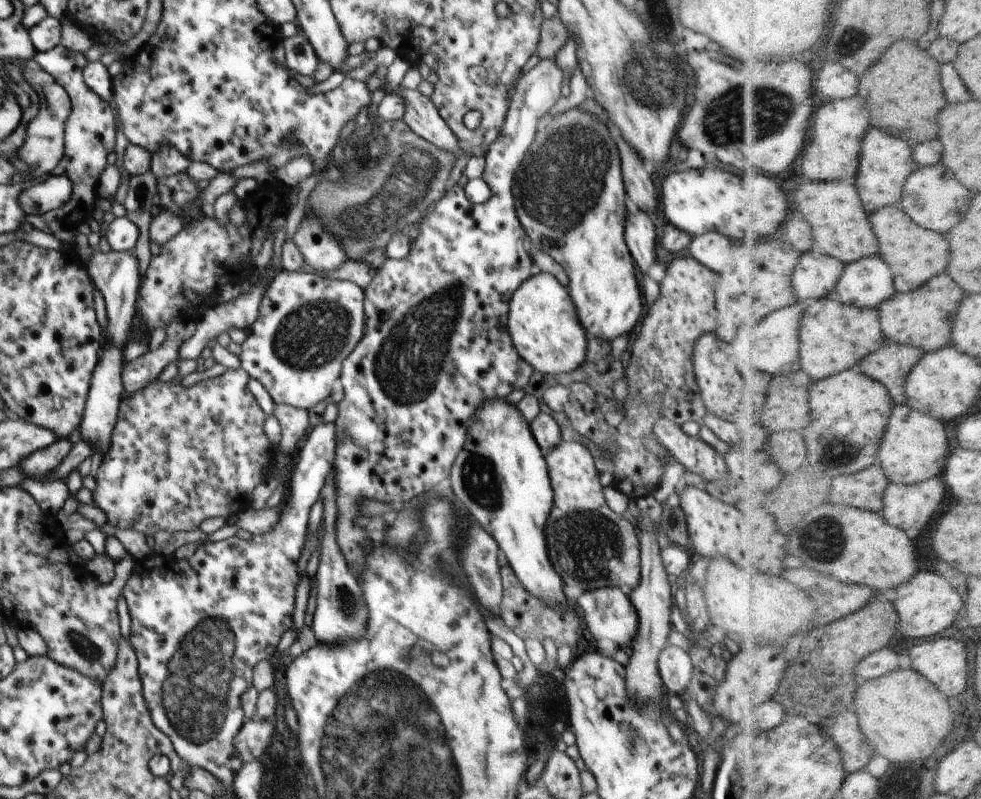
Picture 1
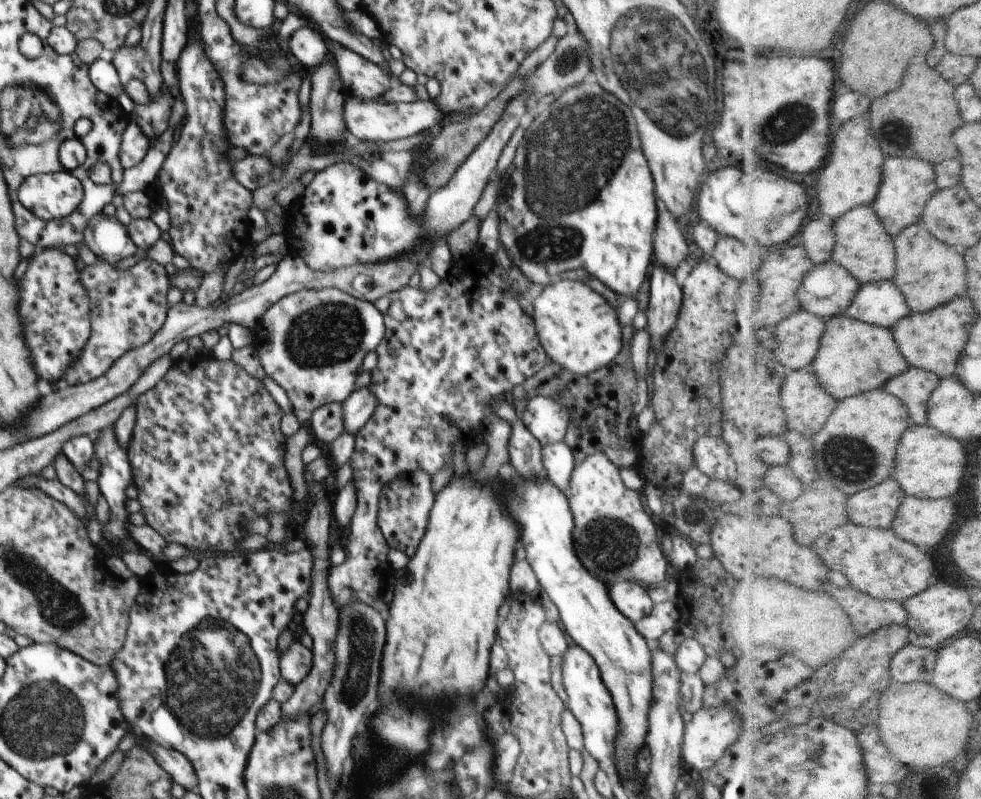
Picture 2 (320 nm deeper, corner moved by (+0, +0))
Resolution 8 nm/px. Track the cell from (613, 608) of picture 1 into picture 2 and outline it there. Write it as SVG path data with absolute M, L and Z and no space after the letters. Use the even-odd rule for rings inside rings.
M621 581L609 587L608 596L618 612L636 624L655 606L647 591L640 583Z

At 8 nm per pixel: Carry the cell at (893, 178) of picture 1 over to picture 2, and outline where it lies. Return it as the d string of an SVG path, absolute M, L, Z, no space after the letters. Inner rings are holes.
M889 157L885 166L883 188L873 206L879 212L890 234L896 238L907 228L924 223L923 216L927 206L931 204L939 190L939 178L934 163L917 158Z

